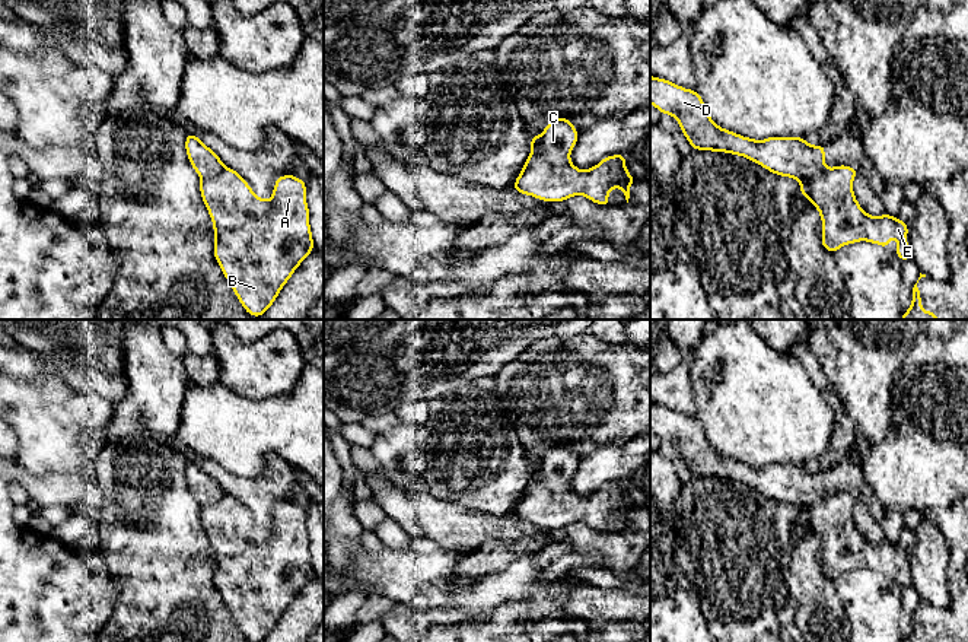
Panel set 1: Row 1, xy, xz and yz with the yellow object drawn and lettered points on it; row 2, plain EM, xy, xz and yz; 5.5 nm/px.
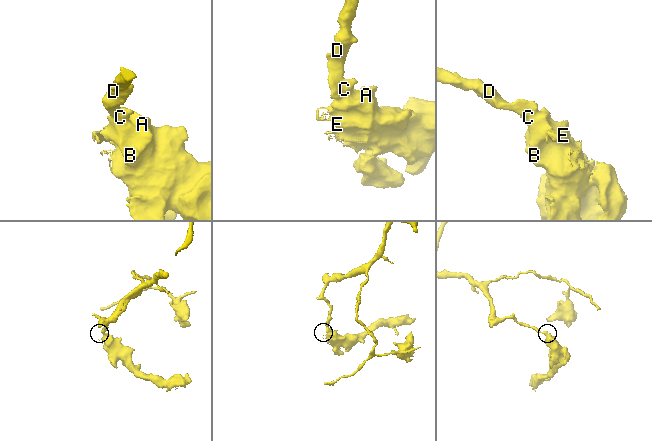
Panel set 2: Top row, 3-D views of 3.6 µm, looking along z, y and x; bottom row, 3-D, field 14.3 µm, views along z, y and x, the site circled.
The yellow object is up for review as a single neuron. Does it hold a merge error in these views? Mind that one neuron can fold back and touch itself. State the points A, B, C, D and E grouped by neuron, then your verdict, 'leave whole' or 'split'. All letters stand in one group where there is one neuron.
groups A B C E / D; split

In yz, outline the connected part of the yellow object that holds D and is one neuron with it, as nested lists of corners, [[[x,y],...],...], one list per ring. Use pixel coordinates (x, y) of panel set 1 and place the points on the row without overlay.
[[[650,403],[650,430],[679,449],[694,477],[743,483],[776,502],[799,508],[813,506],[827,498],[824,471],[812,473],[805,464],[755,467],[722,455],[710,445],[697,417],[671,407]]]

